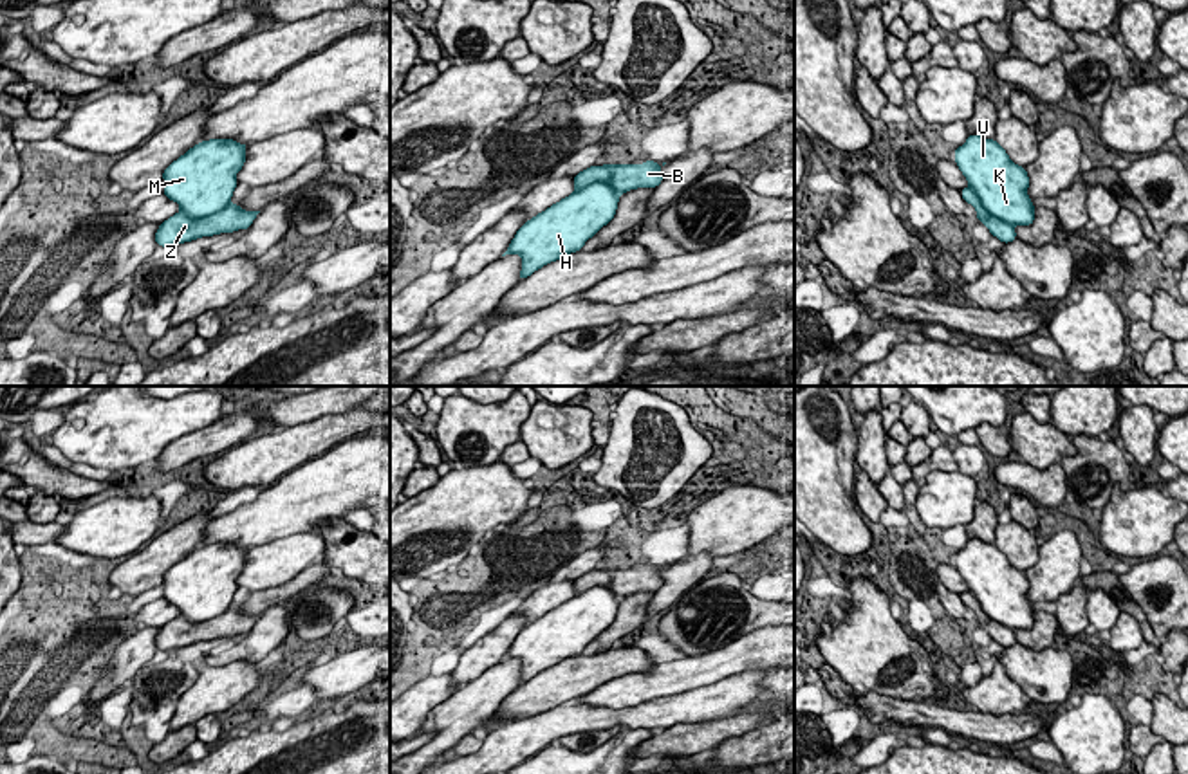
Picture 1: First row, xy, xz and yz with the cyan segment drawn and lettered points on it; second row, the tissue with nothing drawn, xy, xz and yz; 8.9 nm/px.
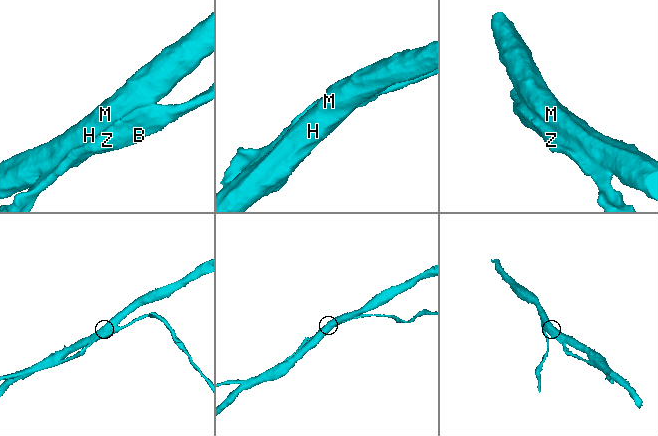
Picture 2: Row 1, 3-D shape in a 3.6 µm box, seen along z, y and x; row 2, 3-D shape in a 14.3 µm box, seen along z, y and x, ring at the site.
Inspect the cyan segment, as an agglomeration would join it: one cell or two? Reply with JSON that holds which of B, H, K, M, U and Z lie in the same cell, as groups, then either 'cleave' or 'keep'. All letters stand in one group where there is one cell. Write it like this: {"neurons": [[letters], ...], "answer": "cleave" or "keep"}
{"neurons": [["B", "Z"], ["H", "K", "M", "U"]], "answer": "cleave"}

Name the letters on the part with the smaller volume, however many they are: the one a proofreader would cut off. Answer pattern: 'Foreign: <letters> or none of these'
Foreign: B, Z

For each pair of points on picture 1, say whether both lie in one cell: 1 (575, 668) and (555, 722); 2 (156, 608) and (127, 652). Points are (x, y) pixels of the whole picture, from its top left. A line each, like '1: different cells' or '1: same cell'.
1: different cells
2: different cells

